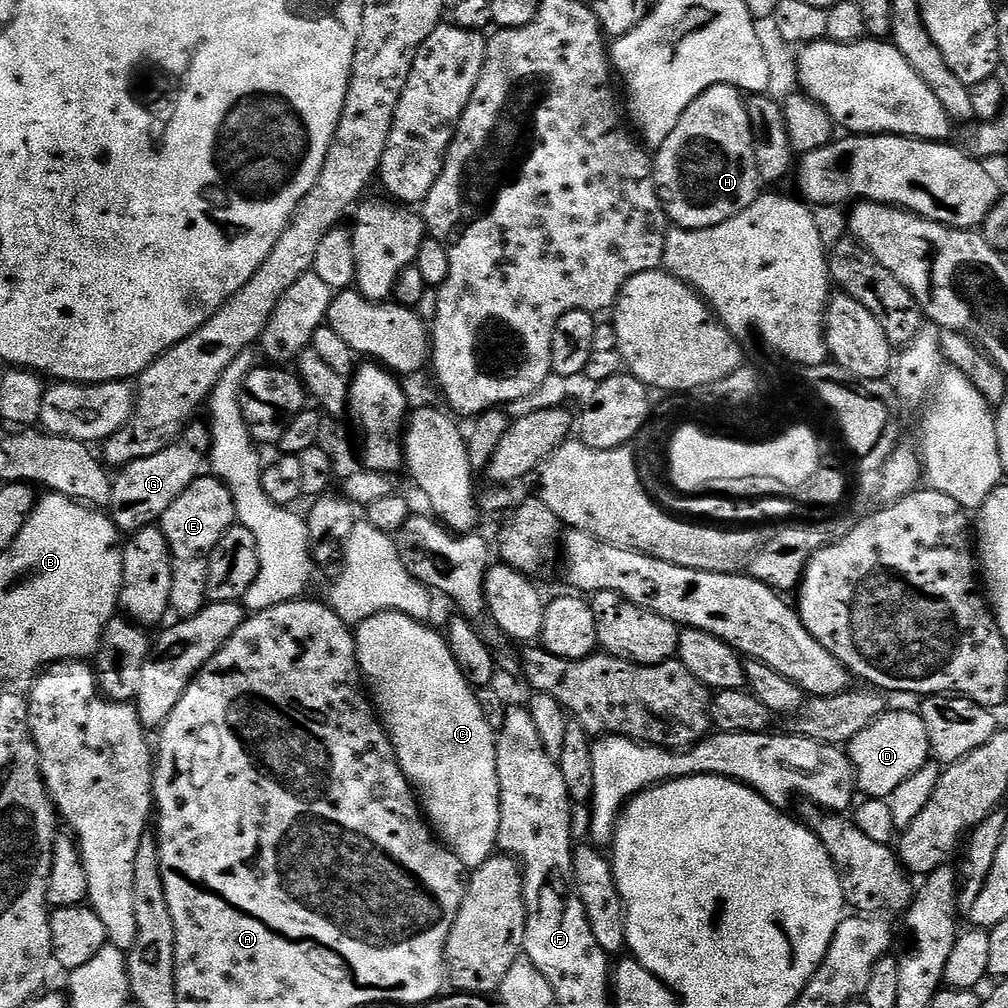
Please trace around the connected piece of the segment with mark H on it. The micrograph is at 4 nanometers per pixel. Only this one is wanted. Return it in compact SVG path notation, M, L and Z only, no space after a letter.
M719 84L703 92L686 109L682 118L678 118L678 126L674 126L670 138L655 149L652 177L656 183L656 197L669 221L677 228L702 230L718 226L751 206L761 195L762 181L756 169L756 139L752 133L748 105L740 89Z

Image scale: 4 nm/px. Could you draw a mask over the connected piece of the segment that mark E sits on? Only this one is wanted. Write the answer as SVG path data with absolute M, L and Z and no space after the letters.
M211 474L199 476L178 498L166 514L158 521L159 528L170 542L174 586L170 590L171 611L177 617L187 618L198 614L209 603L208 598L208 559L223 538L224 532L237 523L236 507L232 491L221 480Z

